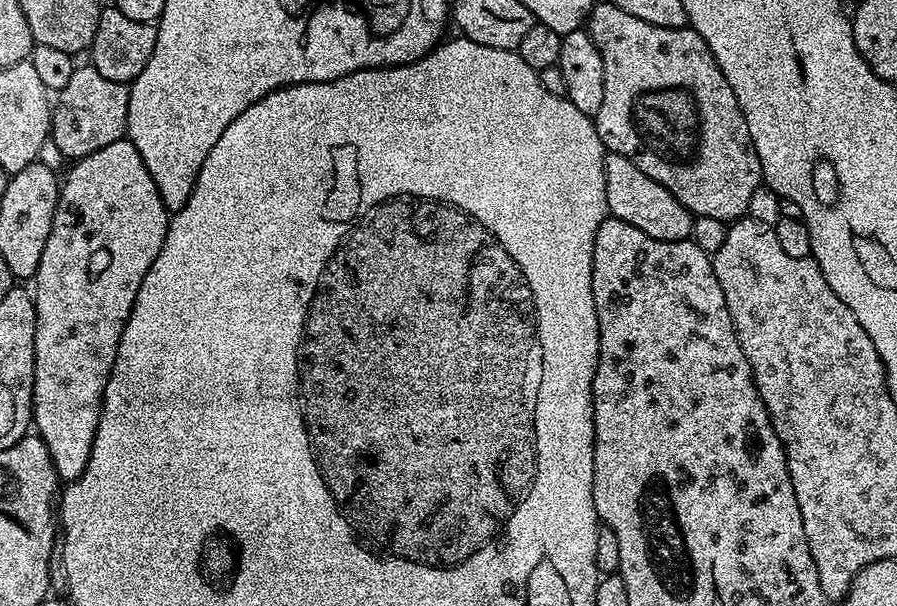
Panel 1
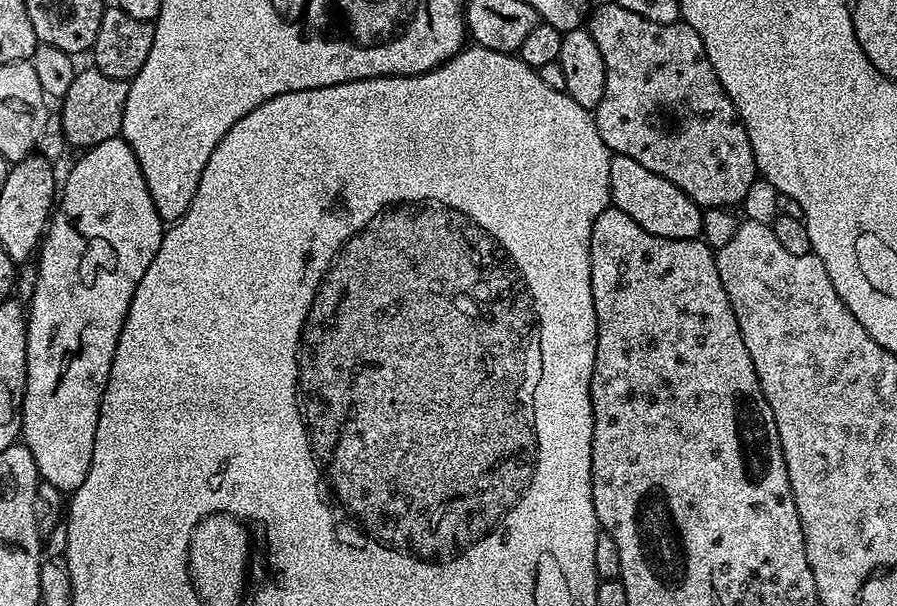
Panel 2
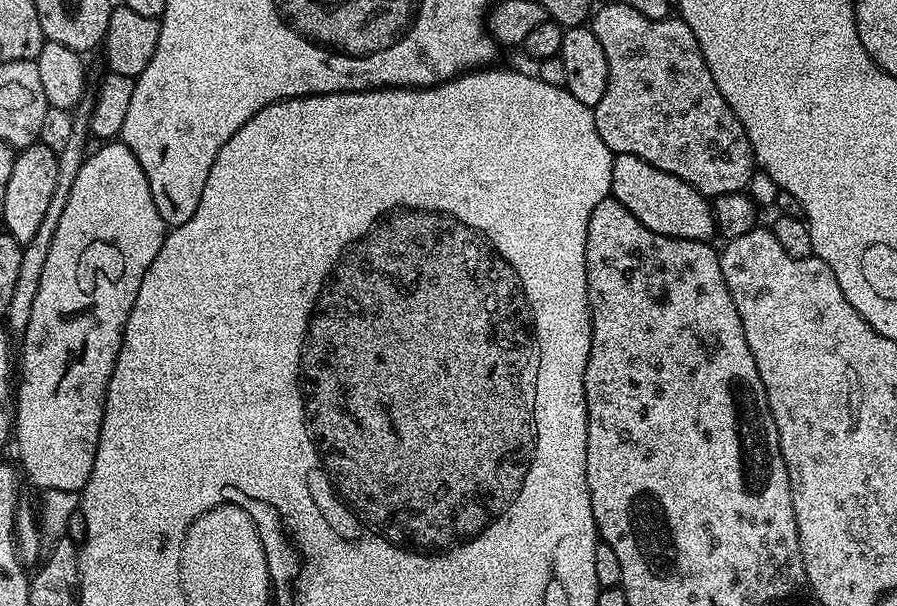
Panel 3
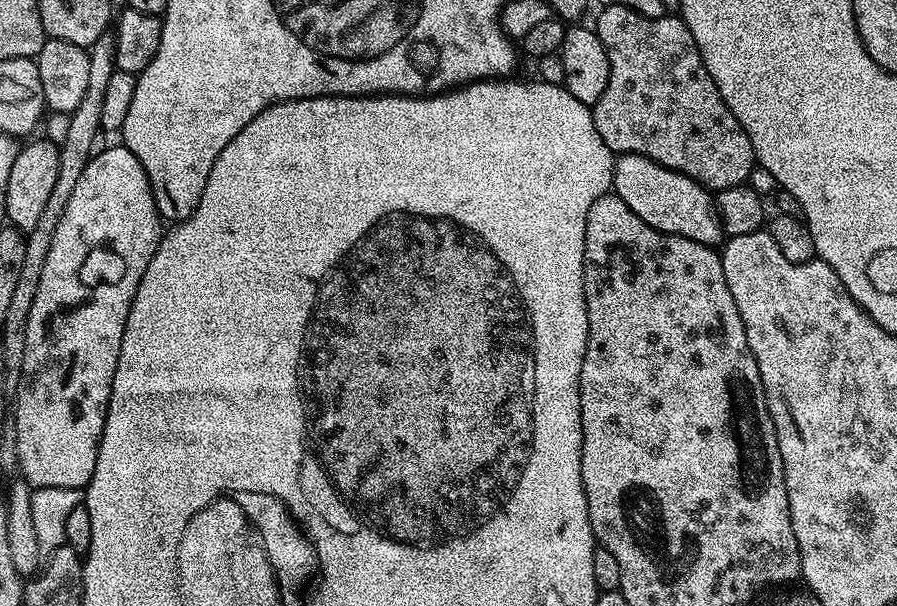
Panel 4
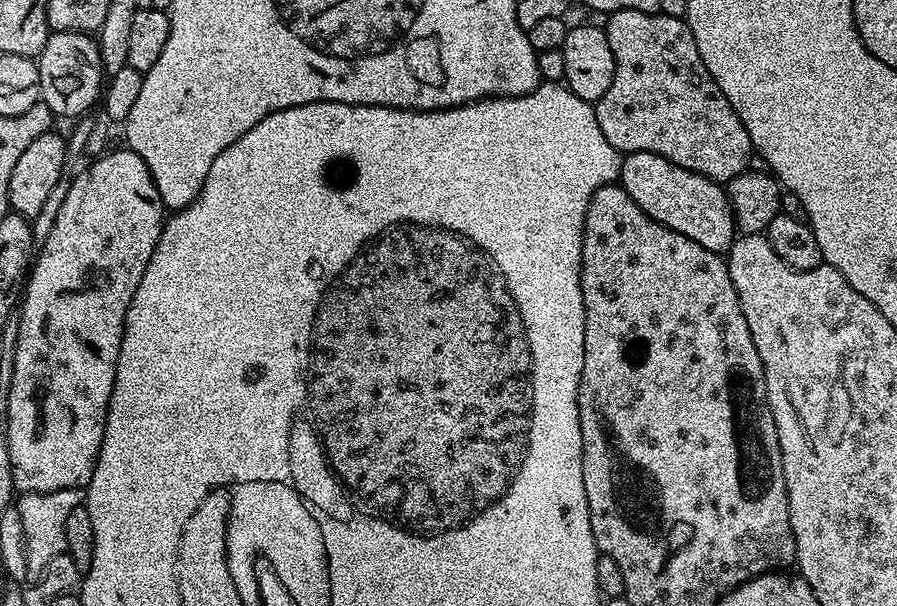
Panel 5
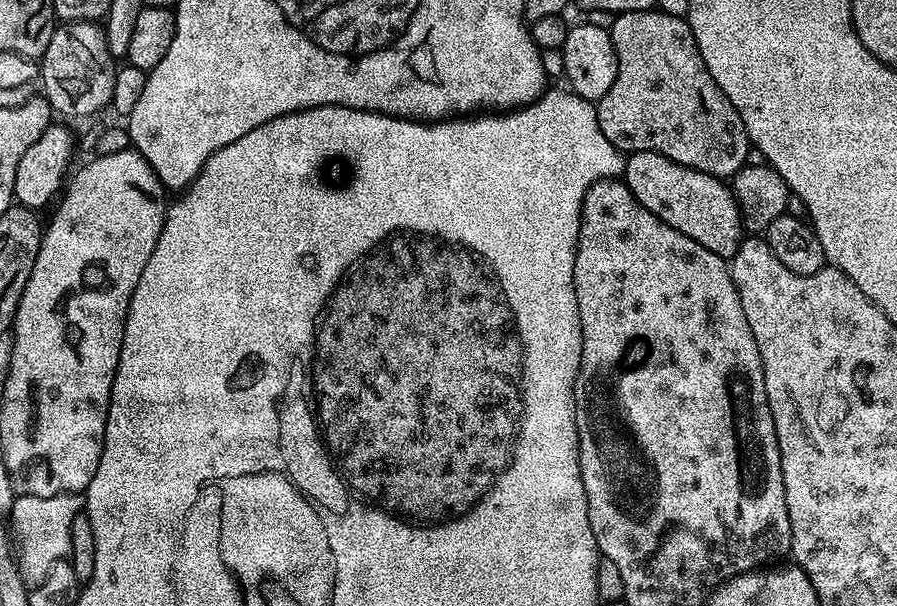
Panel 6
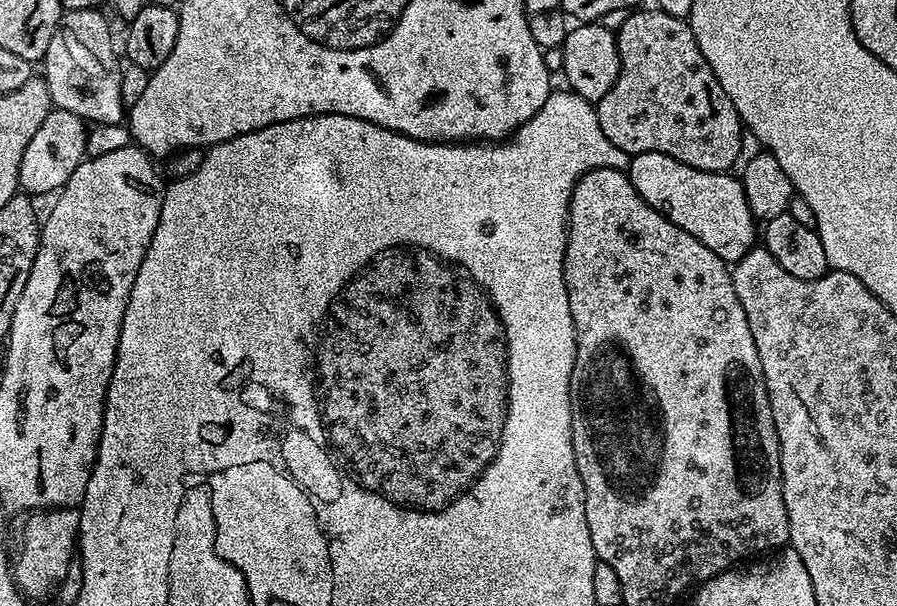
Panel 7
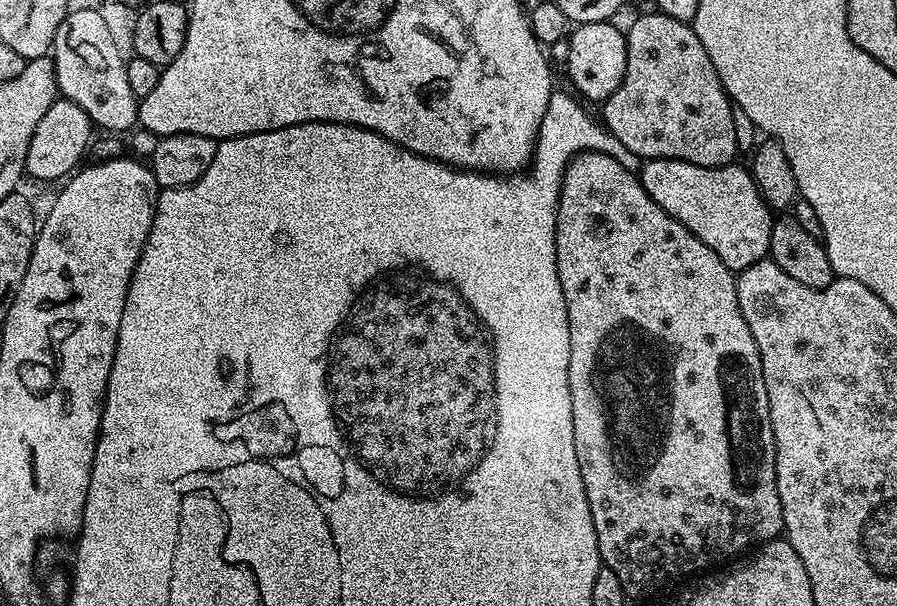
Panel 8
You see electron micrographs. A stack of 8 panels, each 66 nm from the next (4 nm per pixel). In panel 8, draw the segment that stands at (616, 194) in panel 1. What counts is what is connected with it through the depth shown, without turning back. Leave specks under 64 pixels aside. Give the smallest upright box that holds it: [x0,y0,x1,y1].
[638,160,774,274]

